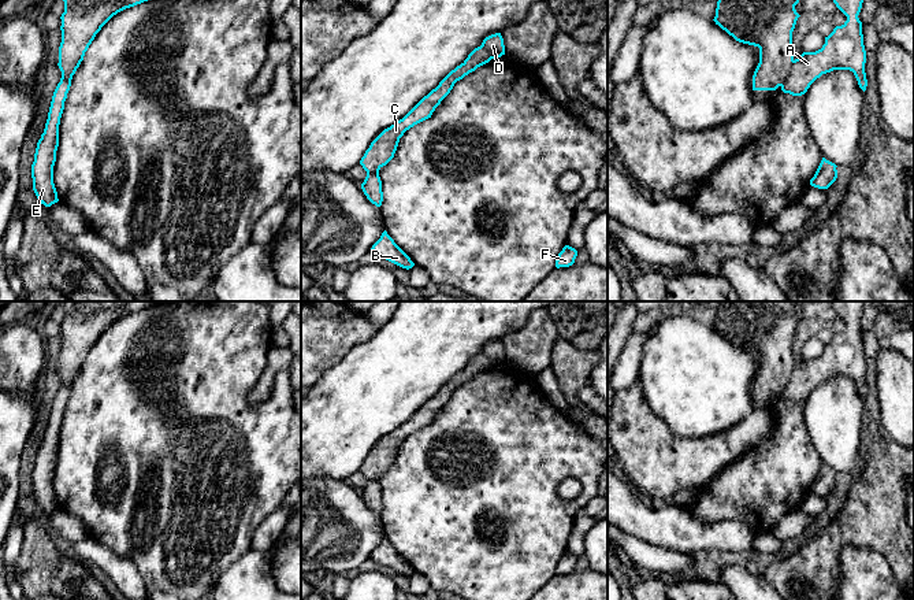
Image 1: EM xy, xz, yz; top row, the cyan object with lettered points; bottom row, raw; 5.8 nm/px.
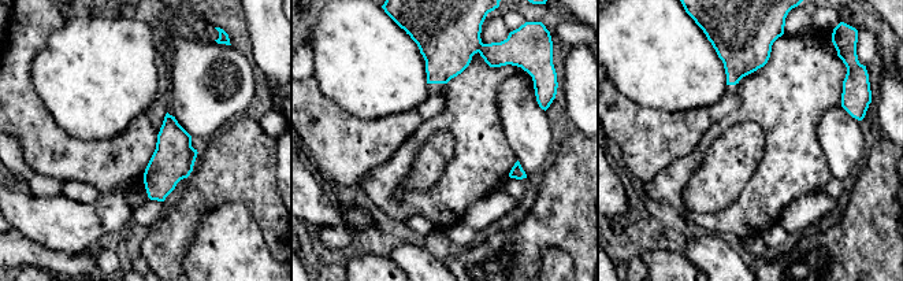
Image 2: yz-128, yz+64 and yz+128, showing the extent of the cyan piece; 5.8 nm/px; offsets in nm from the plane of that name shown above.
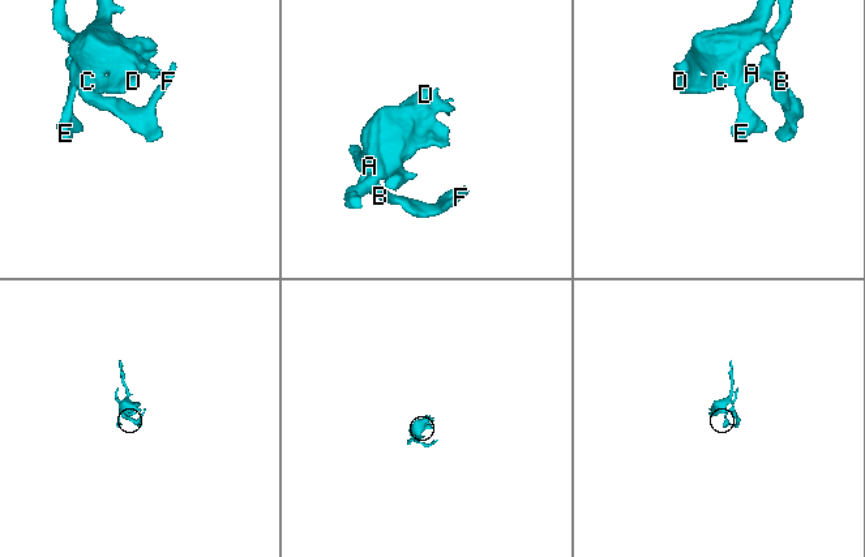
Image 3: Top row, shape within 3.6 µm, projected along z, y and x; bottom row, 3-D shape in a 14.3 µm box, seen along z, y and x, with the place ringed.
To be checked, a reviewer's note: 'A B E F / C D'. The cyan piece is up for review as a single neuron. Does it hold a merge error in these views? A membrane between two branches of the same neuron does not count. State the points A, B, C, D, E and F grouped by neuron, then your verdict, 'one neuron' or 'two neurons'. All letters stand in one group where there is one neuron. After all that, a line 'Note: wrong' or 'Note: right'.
A B C D E F | one neuron
Note: wrong

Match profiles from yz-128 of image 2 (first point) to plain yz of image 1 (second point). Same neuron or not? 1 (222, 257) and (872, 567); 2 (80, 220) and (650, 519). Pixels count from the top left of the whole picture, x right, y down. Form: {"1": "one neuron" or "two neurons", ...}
{"1": "one neuron", "2": "one neuron"}

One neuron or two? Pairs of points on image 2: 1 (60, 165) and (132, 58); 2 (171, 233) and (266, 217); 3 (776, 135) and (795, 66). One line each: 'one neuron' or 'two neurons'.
1: two neurons
2: one neuron
3: one neuron

